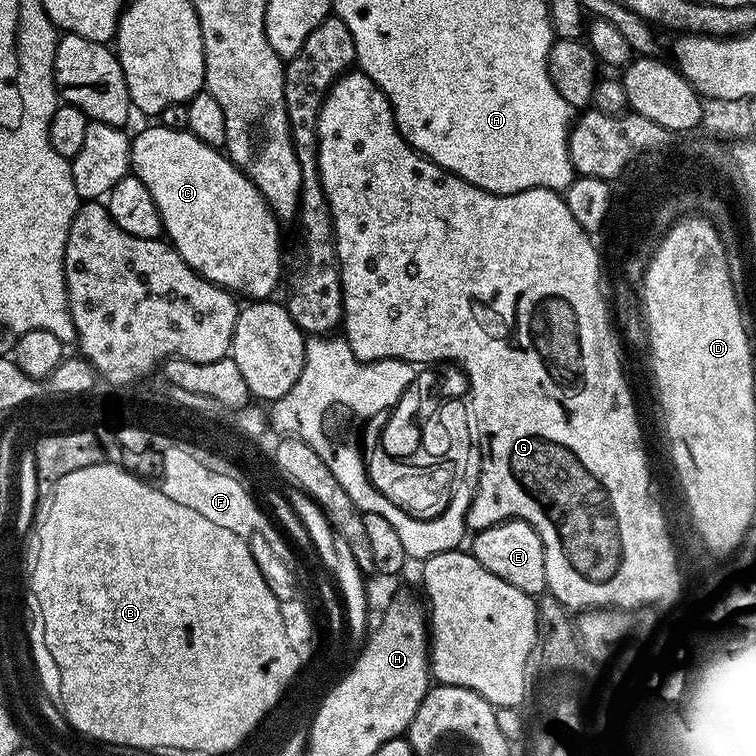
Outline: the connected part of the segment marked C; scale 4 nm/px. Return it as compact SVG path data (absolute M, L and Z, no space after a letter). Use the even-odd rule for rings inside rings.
M156 122L153 128L144 128L137 136L133 135L130 143L131 175L137 176L142 186L150 190L150 198L154 198L154 206L158 206L167 243L198 275L227 292L240 298L248 296L244 298L252 302L269 299L280 284L280 267L284 264L284 256L280 253L282 224L254 182L250 182L250 178L246 178L221 149L202 142L202 138L187 130L170 130Z

